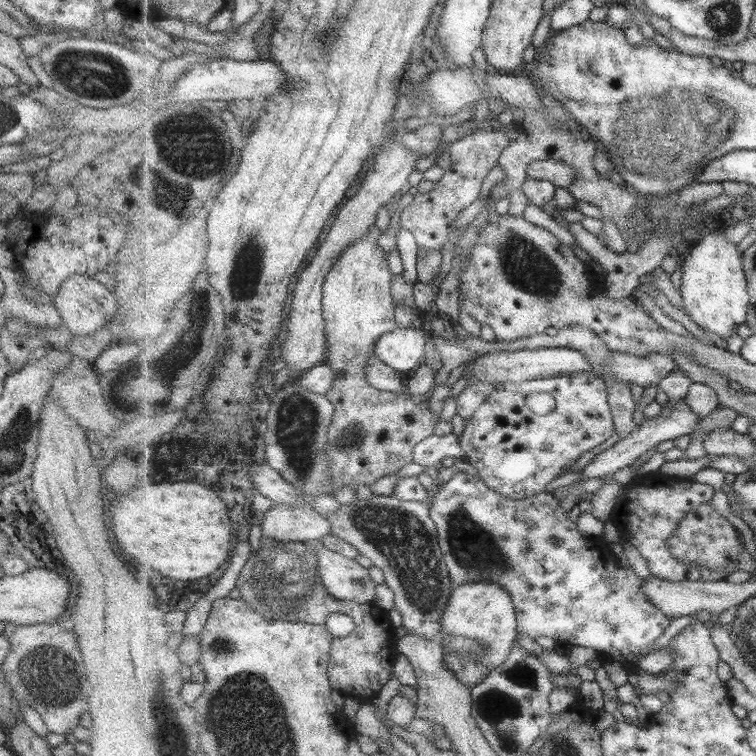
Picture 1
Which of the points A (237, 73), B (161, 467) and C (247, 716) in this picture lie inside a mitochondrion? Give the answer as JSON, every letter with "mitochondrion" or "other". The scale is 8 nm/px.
{"A":"other","B":"other","C":"mitochondrion"}

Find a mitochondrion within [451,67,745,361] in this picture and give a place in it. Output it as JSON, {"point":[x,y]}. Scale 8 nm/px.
{"point":[662,145]}

